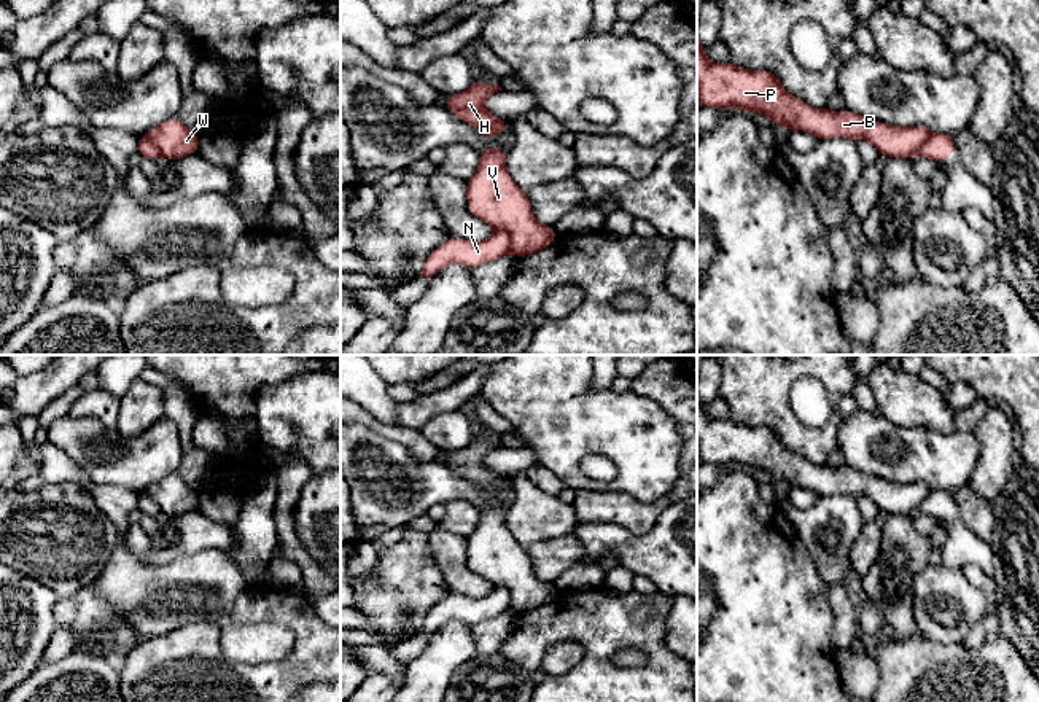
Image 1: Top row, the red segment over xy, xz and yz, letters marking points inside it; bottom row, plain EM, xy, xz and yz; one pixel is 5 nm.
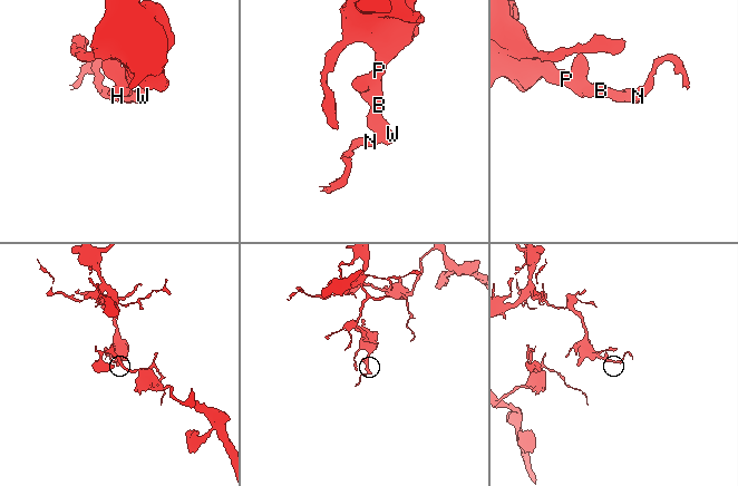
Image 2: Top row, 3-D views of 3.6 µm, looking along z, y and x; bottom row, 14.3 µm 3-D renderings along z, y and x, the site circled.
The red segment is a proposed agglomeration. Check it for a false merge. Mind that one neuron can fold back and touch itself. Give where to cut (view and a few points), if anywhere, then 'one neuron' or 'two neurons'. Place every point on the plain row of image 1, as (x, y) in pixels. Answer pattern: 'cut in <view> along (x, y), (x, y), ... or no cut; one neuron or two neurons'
cut in xz along (495, 584), (503, 584), (508, 589), (511, 607); two neurons

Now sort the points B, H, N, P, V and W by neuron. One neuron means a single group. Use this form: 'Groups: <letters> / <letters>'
Groups: B H P V W / N

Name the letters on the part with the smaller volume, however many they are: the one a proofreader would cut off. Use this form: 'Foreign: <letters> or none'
Foreign: N

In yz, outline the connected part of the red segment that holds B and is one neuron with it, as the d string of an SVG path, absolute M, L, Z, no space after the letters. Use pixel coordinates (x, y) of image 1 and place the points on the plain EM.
M697 396L697 460L718 466L741 465L764 470L770 481L781 481L789 489L804 487L827 497L843 493L874 500L885 514L912 516L931 493L923 482L893 482L861 473L851 466L832 468L815 465L788 450L781 436L770 427L748 427L718 420L705 411Z

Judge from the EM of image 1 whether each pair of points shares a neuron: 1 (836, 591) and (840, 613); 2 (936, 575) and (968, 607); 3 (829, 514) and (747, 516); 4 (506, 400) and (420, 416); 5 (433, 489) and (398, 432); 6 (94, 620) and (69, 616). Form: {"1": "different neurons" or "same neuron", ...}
{"1": "same neuron", "2": "same neuron", "3": "different neurons", "4": "different neurons", "5": "different neurons", "6": "same neuron"}

